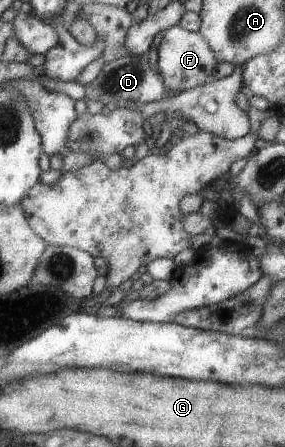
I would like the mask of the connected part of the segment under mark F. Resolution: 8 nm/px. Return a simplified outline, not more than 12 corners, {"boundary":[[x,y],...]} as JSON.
{"boundary":[[176,25],[157,47],[168,92],[195,88],[218,64],[204,37]]}

